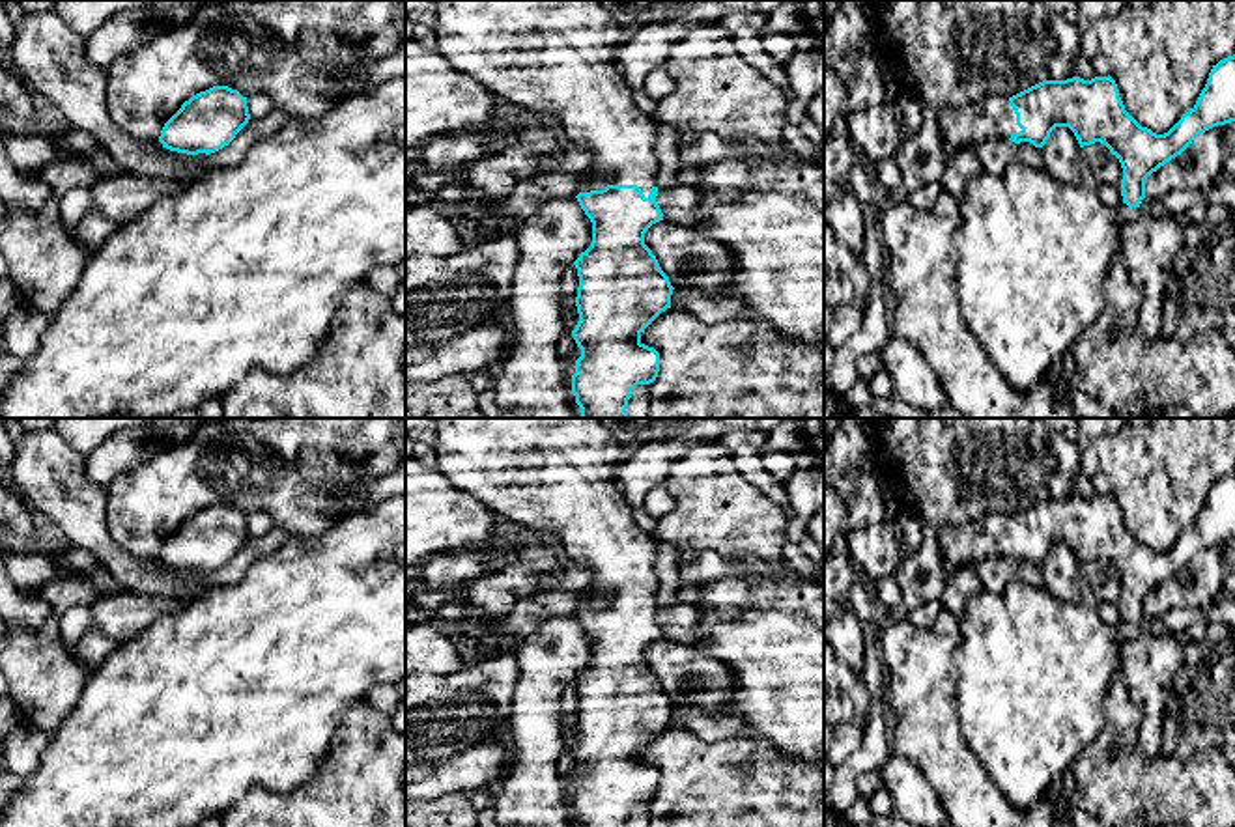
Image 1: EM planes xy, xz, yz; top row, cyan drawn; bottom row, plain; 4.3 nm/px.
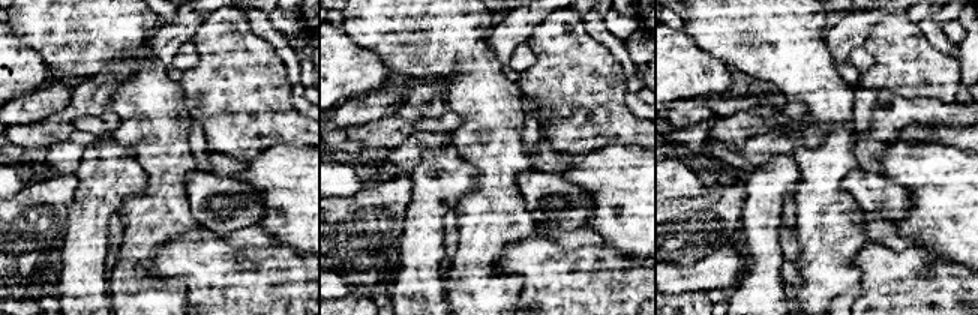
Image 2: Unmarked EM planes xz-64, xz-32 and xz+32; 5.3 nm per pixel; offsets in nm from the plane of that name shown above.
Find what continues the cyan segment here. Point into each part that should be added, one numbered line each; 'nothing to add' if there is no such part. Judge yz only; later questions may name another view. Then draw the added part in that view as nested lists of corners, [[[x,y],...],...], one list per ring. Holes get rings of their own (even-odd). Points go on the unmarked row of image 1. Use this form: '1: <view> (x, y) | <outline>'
1: yz (989, 536) | [[[987,513],[960,526],[936,532],[938,553],[960,568],[977,566],[987,558],[1009,558],[1022,547],[1005,513]]]

